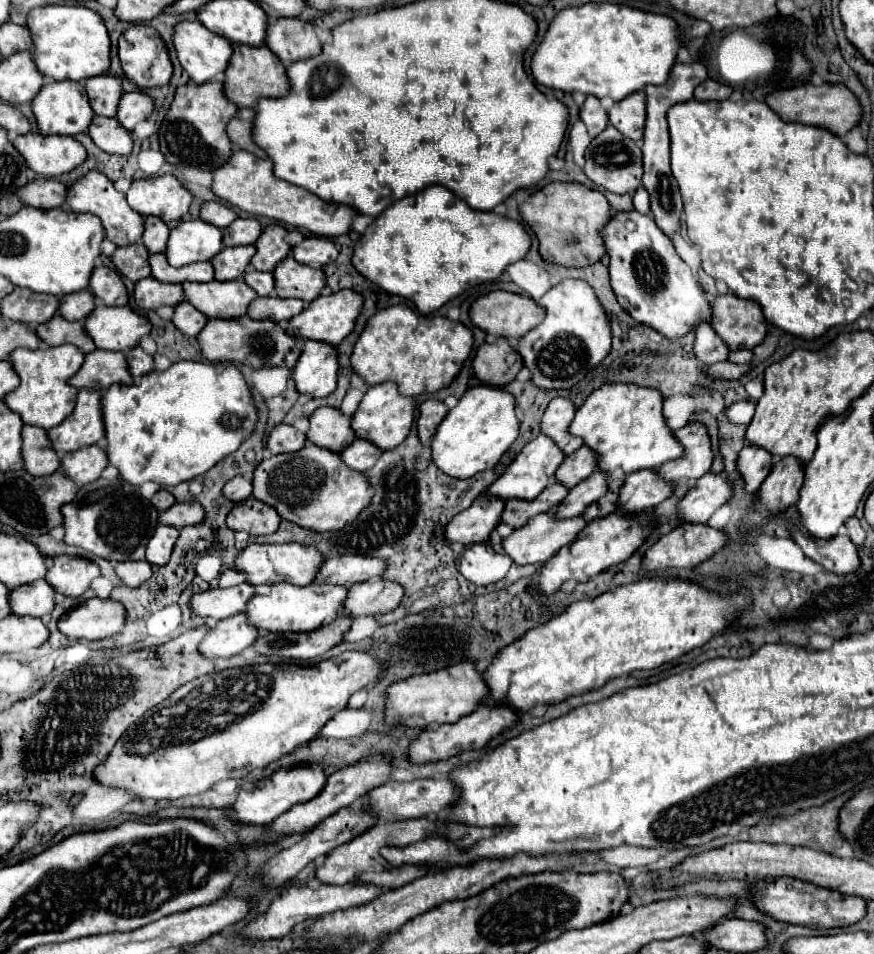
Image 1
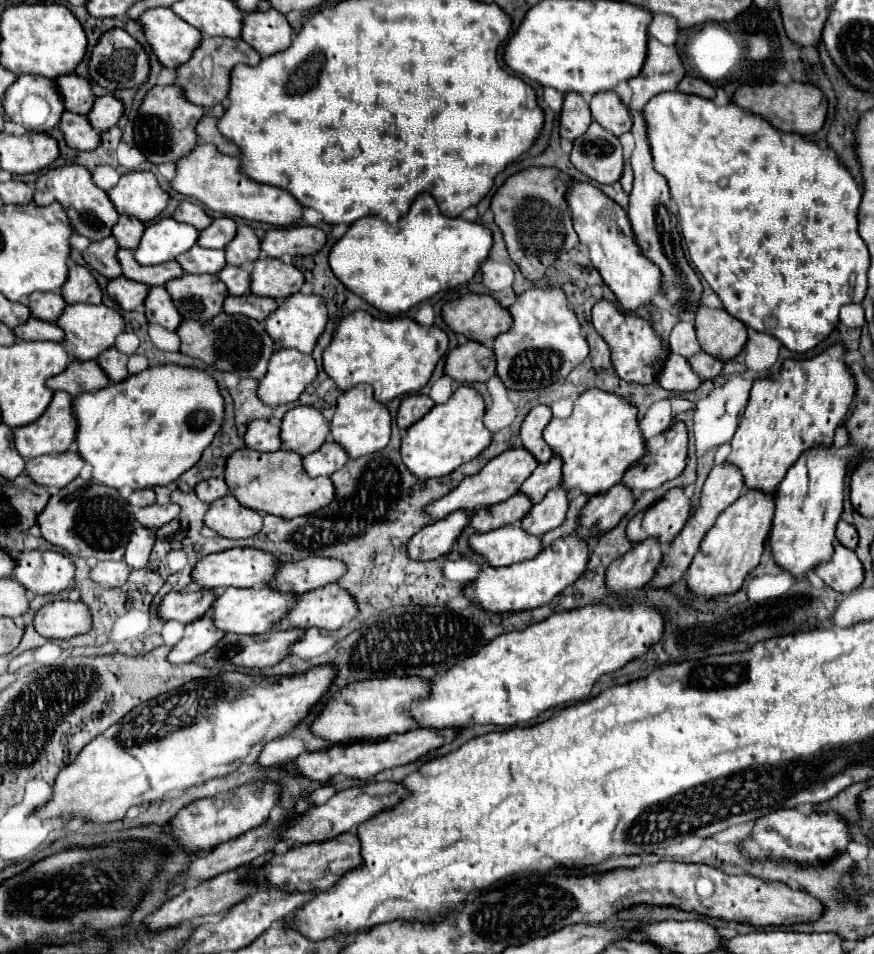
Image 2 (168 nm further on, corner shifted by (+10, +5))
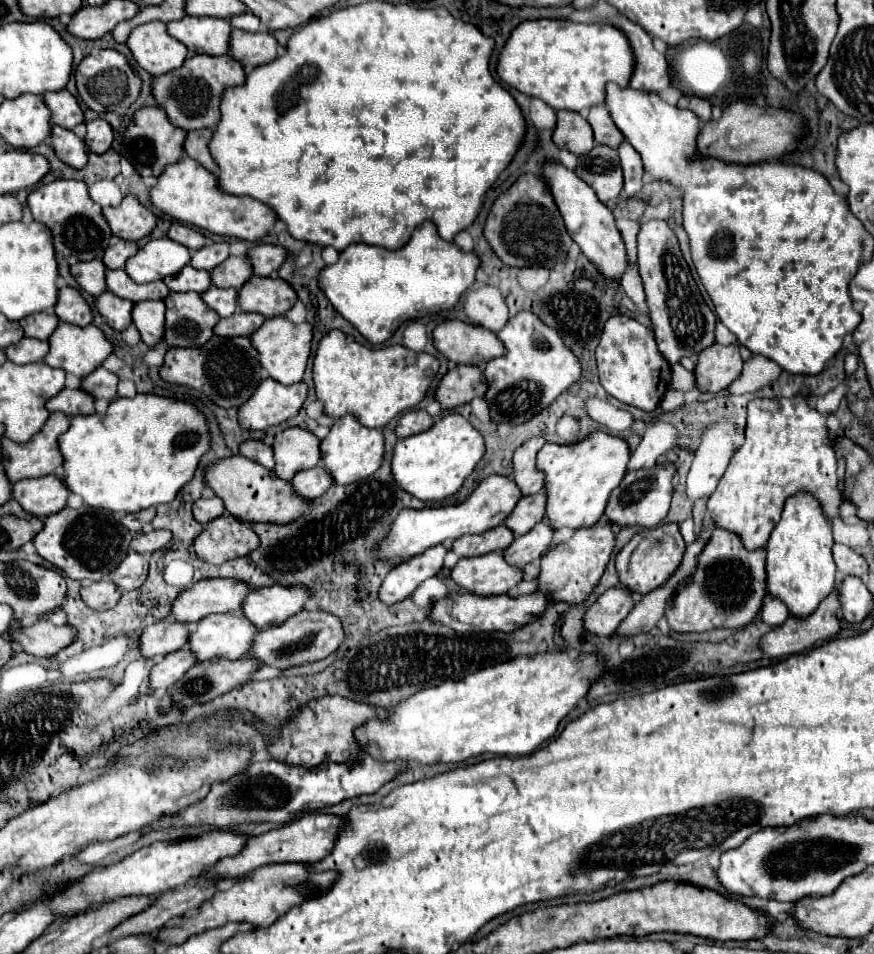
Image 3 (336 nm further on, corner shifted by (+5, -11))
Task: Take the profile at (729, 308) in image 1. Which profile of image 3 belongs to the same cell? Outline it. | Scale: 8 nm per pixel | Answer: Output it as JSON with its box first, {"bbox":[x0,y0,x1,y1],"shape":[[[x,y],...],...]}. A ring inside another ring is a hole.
{"bbox":[695,342,743,392],"shape":[[[719,342],[711,344],[703,352],[699,352],[699,360],[695,366],[697,386],[701,392],[719,392],[731,386],[733,380],[743,370],[743,358],[737,344],[723,346]]]}

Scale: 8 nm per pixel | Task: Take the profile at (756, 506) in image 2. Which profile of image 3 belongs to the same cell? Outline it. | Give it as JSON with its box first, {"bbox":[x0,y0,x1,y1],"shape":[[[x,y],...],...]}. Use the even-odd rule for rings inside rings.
{"bbox":[665,528,765,632],"shape":[[[715,528],[705,552],[701,552],[699,568],[689,582],[677,588],[665,616],[675,632],[707,632],[715,628],[741,628],[753,620],[761,608],[765,586],[765,548],[747,550],[735,532]]]}

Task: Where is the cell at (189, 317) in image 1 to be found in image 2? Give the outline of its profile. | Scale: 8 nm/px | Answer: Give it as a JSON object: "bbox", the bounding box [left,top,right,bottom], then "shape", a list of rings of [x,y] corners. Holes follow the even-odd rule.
{"bbox":[144,286,180,330],"shape":[[[156,286],[148,290],[148,296],[144,300],[146,308],[146,320],[152,324],[160,324],[166,330],[176,330],[180,324],[180,314],[176,312],[168,292],[164,286]]]}

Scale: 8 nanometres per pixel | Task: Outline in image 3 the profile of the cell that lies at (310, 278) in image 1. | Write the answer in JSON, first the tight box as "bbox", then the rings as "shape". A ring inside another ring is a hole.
{"bbox":[239,276,295,318],"shape":[[[251,276],[239,292],[239,306],[243,312],[257,312],[267,318],[285,314],[295,302],[295,290],[281,278]]]}

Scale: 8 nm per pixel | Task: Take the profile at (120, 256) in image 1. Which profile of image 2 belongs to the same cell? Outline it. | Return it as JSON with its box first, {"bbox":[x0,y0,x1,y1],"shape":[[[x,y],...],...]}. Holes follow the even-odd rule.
{"bbox":[82,236,122,278],"shape":[[[108,236],[100,242],[90,242],[90,246],[82,252],[82,258],[98,274],[102,274],[106,278],[118,278],[118,276],[122,276],[122,268],[116,262],[116,250],[118,250],[116,240],[112,236]]]}

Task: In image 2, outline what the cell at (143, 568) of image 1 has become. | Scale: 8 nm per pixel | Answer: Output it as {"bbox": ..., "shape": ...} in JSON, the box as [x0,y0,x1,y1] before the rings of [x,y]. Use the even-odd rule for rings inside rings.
{"bbox":[90,560,130,588],"shape":[[[122,560],[120,562],[98,562],[90,570],[90,578],[104,588],[122,586],[128,580],[128,574],[130,574],[130,568]]]}

